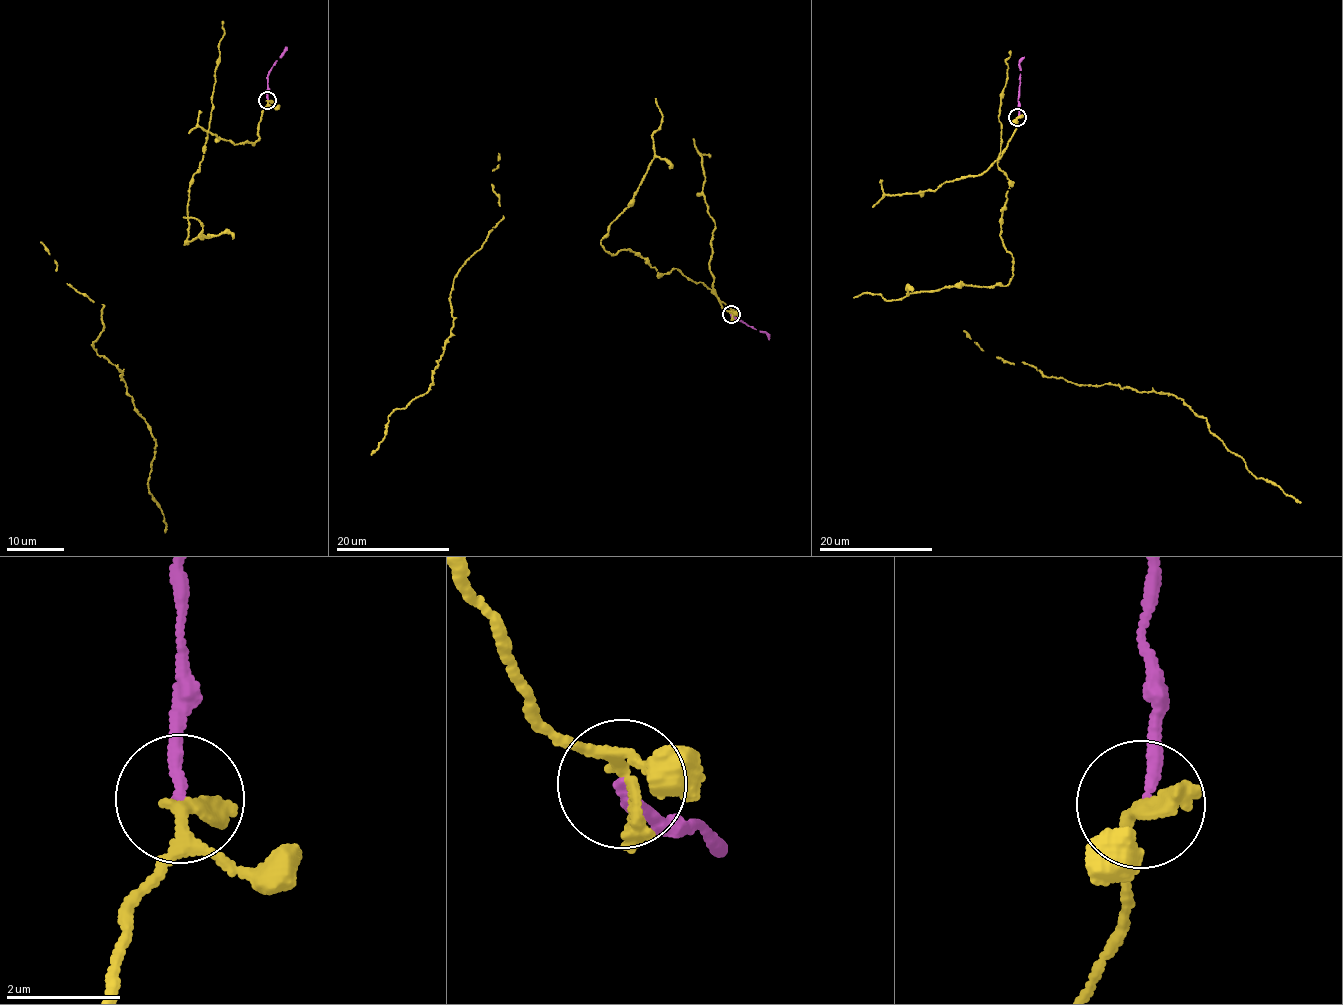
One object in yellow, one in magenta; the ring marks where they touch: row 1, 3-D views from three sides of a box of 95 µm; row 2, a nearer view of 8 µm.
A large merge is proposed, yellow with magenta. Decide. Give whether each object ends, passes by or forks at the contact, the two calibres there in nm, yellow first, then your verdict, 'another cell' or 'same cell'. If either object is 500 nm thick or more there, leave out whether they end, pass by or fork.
yellow passes by; magenta ends there; 220 nm thick on the yellow side, 190 nm on the other; same cell

